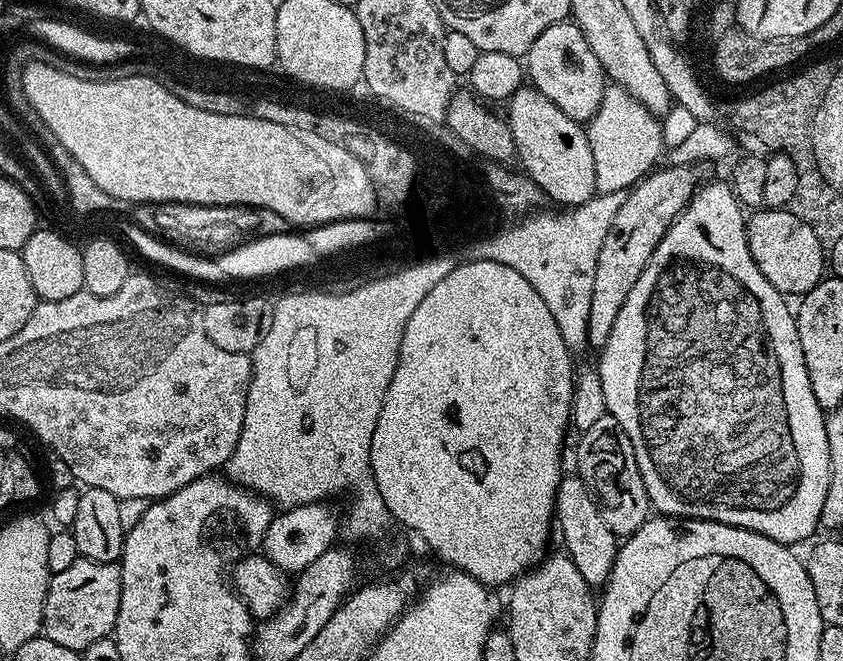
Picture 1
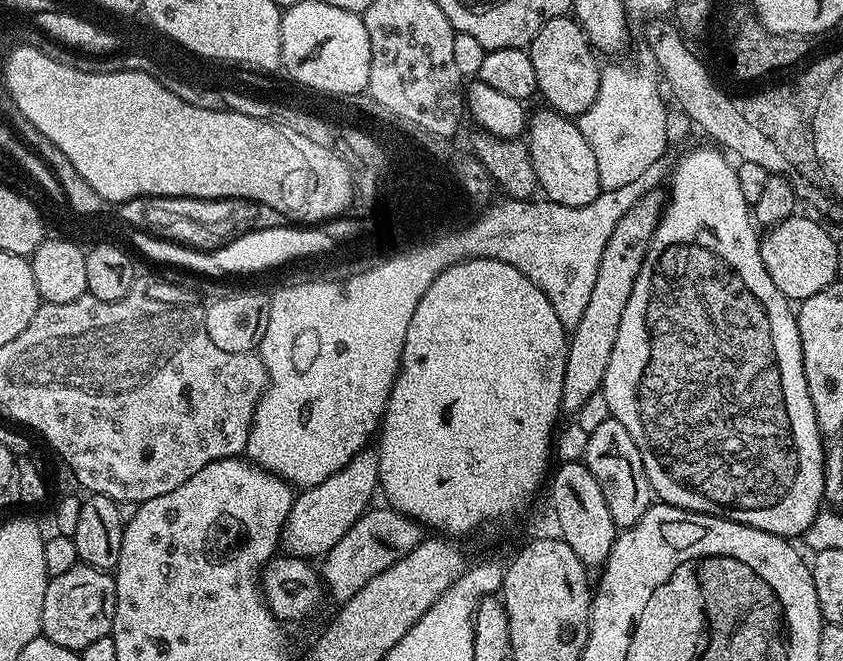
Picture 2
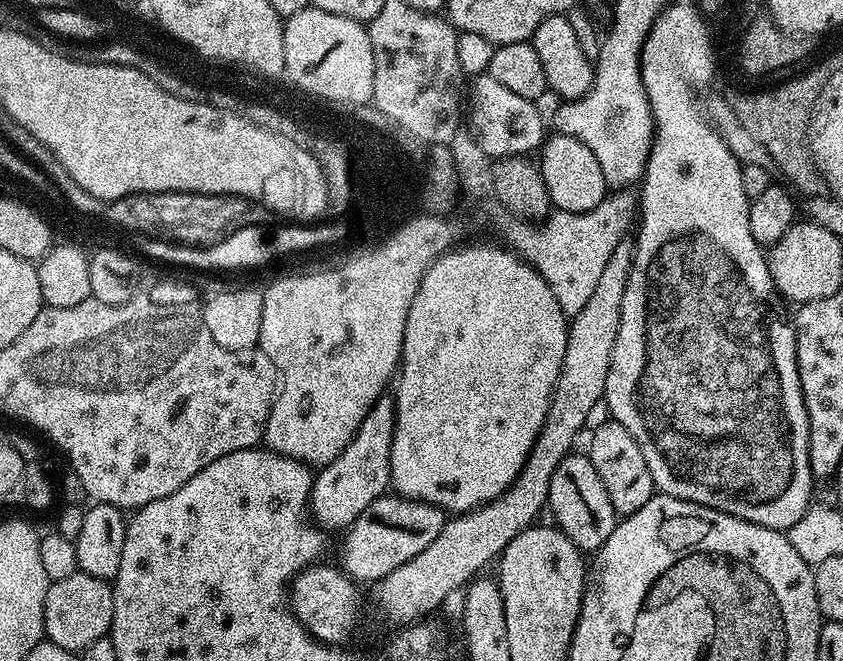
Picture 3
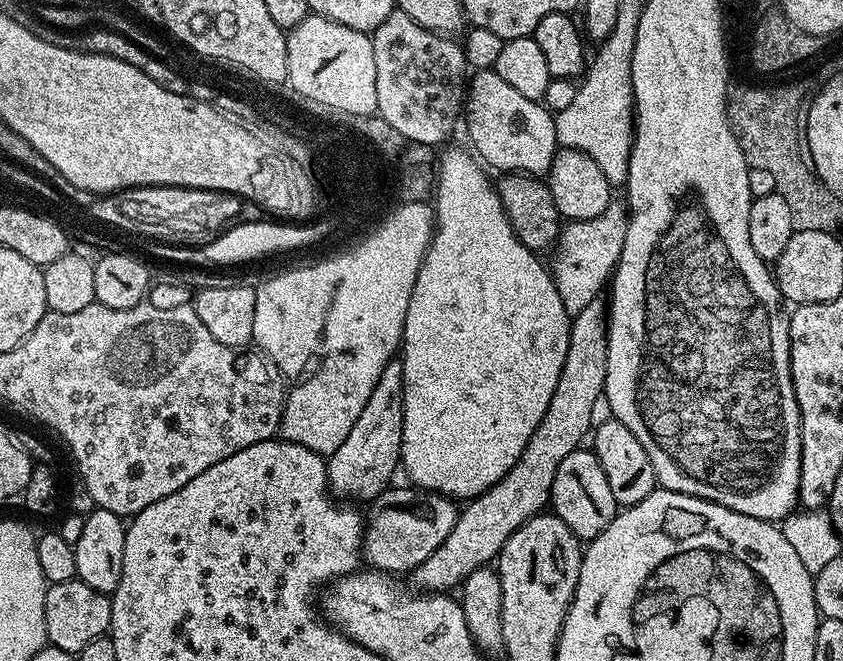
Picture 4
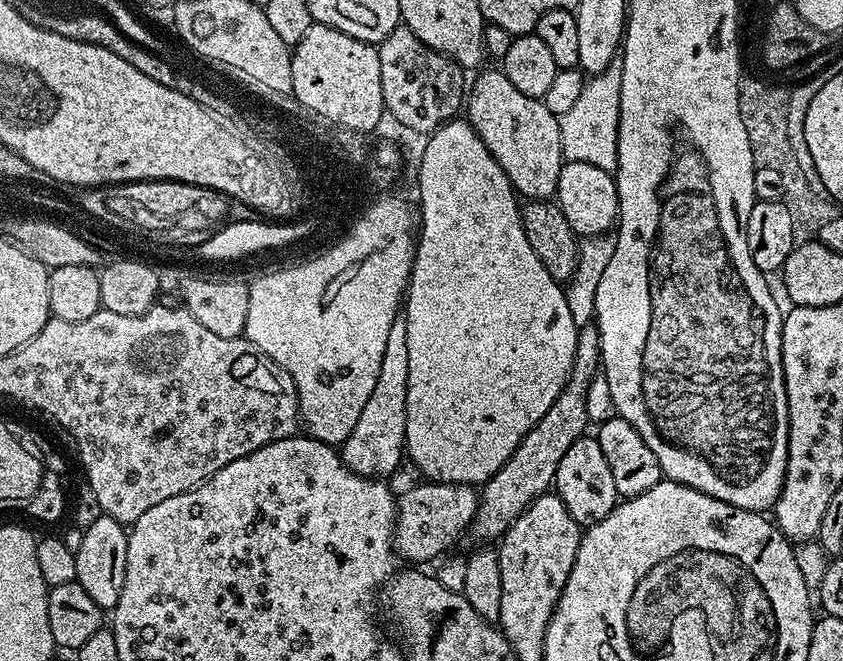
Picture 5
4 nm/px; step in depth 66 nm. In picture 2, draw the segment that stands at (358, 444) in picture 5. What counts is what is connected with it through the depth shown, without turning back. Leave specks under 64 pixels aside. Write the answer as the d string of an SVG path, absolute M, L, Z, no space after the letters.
M361 450L351 462L342 466L342 470L330 474L330 478L318 482L313 488L303 489L292 501L288 522L282 533L283 551L301 558L324 557L332 549L334 542L338 542L338 538L342 538L342 534L346 534L346 530L350 530L350 526L354 526L354 522L358 522L358 518L368 511L373 503L372 495L377 495L379 482L380 462L377 453Z

